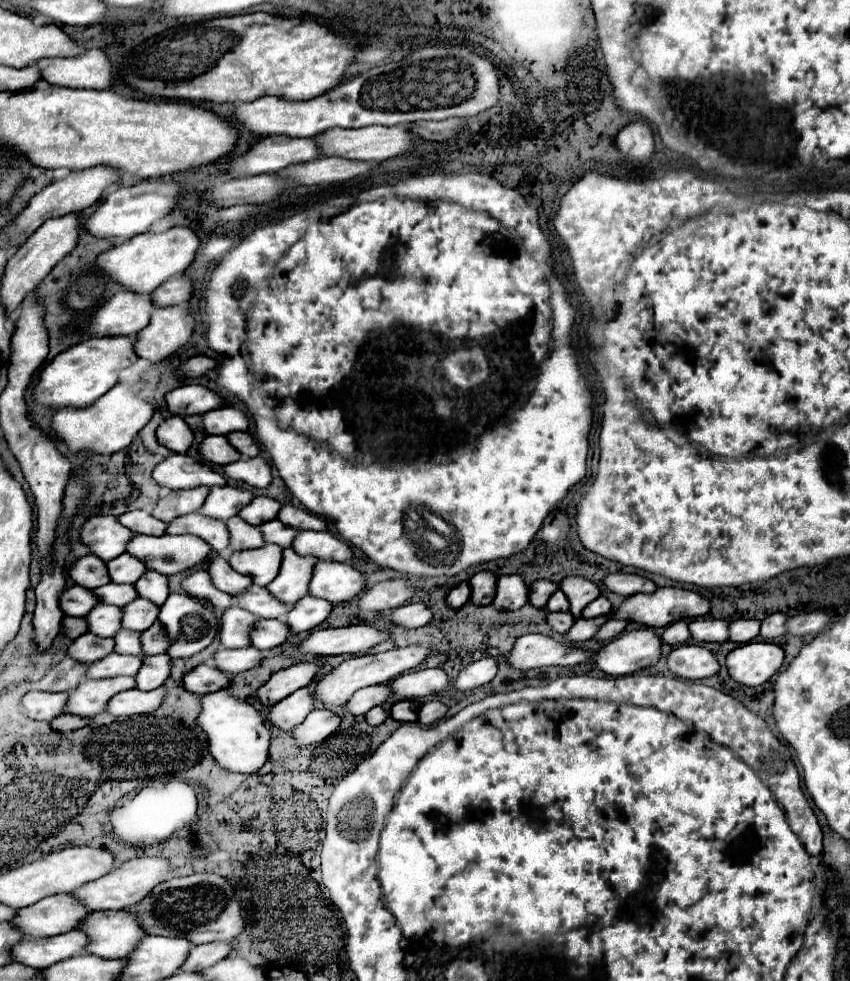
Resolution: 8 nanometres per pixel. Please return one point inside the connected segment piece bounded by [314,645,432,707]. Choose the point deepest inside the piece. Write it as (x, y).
(334, 689)

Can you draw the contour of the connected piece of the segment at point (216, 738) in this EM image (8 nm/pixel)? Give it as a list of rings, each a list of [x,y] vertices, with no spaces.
[[[216,691],[202,695],[202,711],[196,725],[208,737],[208,751],[218,767],[232,773],[256,773],[268,759],[270,729],[264,725],[264,717],[252,703],[232,697],[228,691]]]

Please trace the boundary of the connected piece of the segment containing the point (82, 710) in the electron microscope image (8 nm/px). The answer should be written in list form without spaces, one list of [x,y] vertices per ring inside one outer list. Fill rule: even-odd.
[[[112,677],[112,679],[86,679],[68,697],[66,713],[80,717],[96,717],[106,709],[106,703],[120,691],[134,689],[134,677]]]

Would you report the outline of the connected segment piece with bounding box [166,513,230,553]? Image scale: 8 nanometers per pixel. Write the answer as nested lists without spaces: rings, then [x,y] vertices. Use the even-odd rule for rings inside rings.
[[[188,513],[188,515],[176,517],[172,523],[168,523],[166,533],[168,535],[184,535],[184,533],[196,535],[204,539],[216,553],[222,553],[230,541],[224,521],[204,517],[200,513]]]

